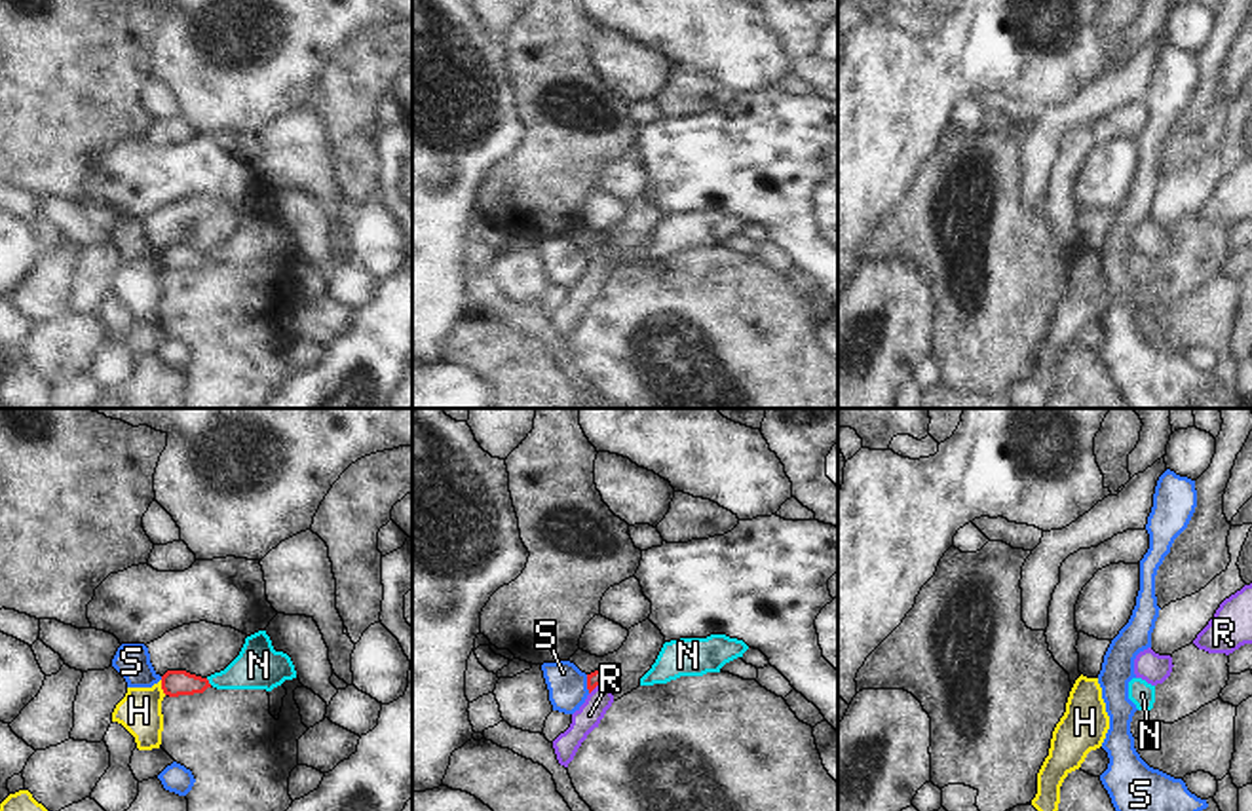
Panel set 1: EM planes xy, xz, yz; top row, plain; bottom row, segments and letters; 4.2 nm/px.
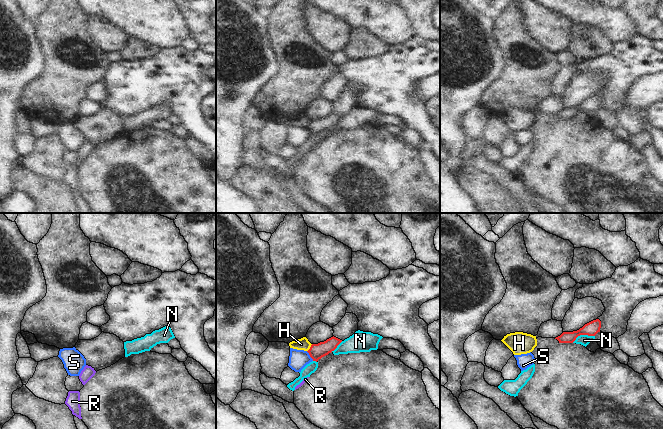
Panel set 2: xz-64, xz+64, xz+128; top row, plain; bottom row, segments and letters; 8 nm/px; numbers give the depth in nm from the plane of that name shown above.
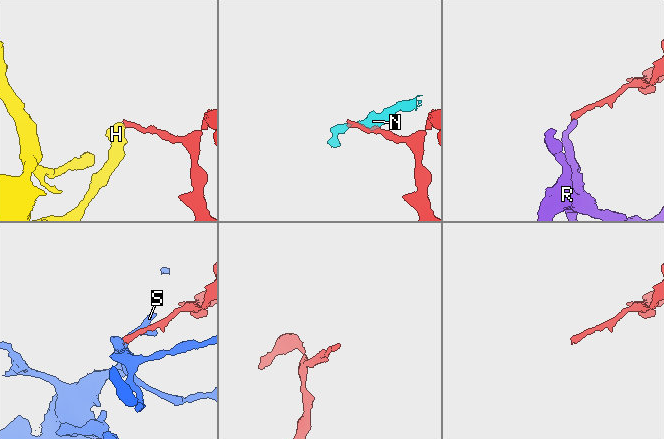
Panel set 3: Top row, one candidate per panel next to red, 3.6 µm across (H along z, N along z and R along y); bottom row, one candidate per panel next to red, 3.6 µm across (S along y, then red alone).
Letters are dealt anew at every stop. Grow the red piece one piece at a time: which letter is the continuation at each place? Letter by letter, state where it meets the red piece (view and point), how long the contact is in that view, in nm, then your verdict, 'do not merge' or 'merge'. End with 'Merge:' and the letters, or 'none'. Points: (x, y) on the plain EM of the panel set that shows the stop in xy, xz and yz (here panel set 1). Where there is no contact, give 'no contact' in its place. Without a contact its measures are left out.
H: meets red in xy at (162, 263); contact 70 nm long; do not merge
N: meets red in xy at (208, 257); contact 40 nm long; do not merge
R: meets red in xz at (595, 261); contact 80 nm long; merge
S: meets red in xz at (588, 259); contact 80 nm long; do not merge
Merge: R

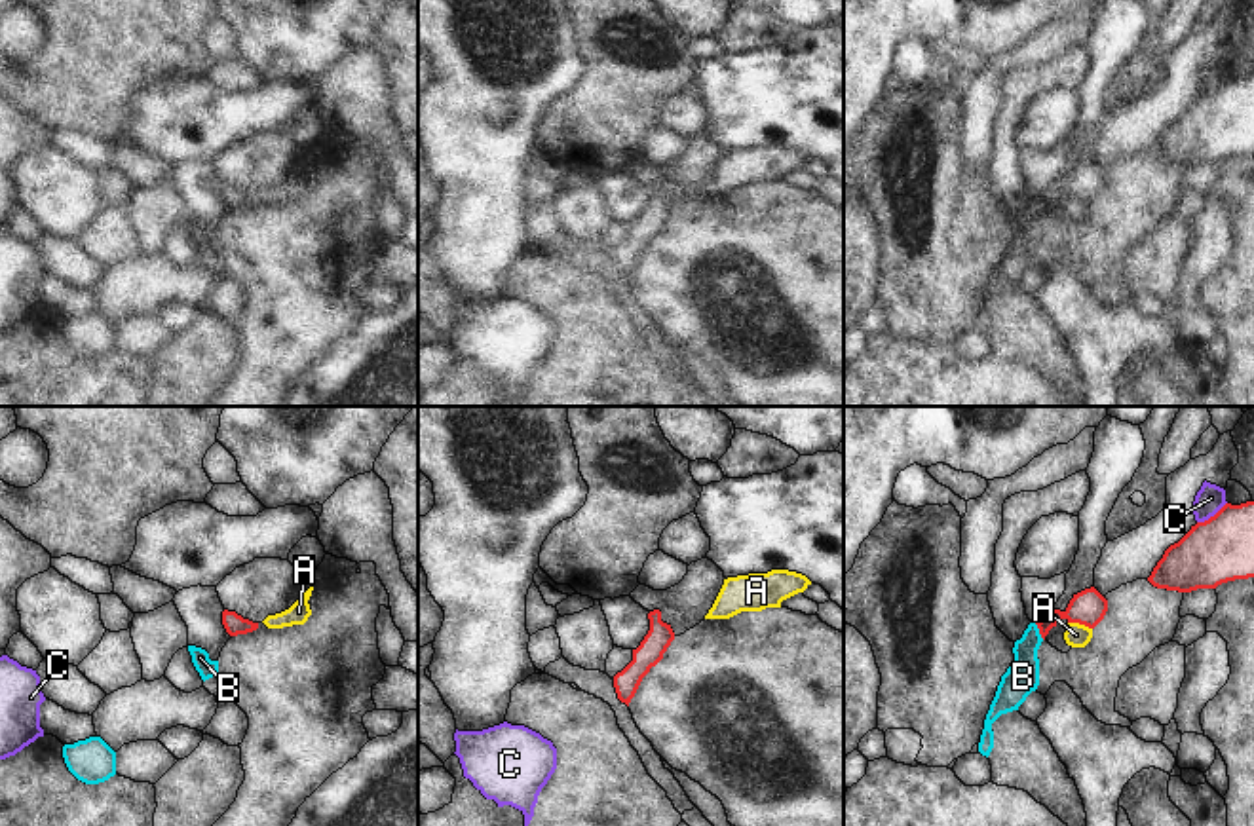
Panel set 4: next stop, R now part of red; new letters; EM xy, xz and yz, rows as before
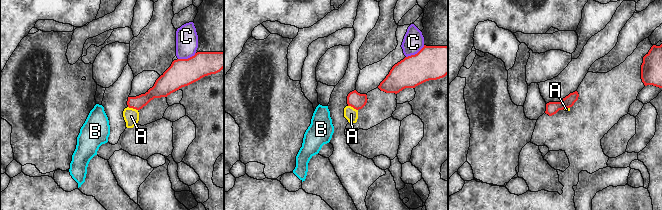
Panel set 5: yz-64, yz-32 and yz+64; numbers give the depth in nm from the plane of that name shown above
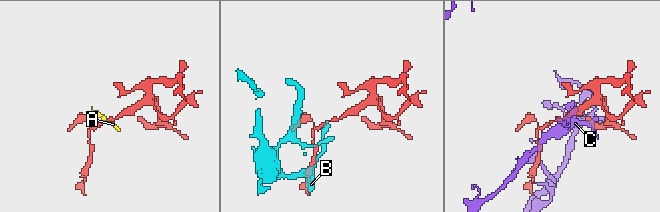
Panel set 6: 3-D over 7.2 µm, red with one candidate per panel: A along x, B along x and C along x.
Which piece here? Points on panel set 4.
A: meets red in yz at (1080, 198); contact 110 nm long; do not merge
B: meets red in yz at (1040, 206); contact 80 nm long; do not merge
C: meets red in yz at (1211, 92); contact 160 nm long; do not merge
Merge: none

